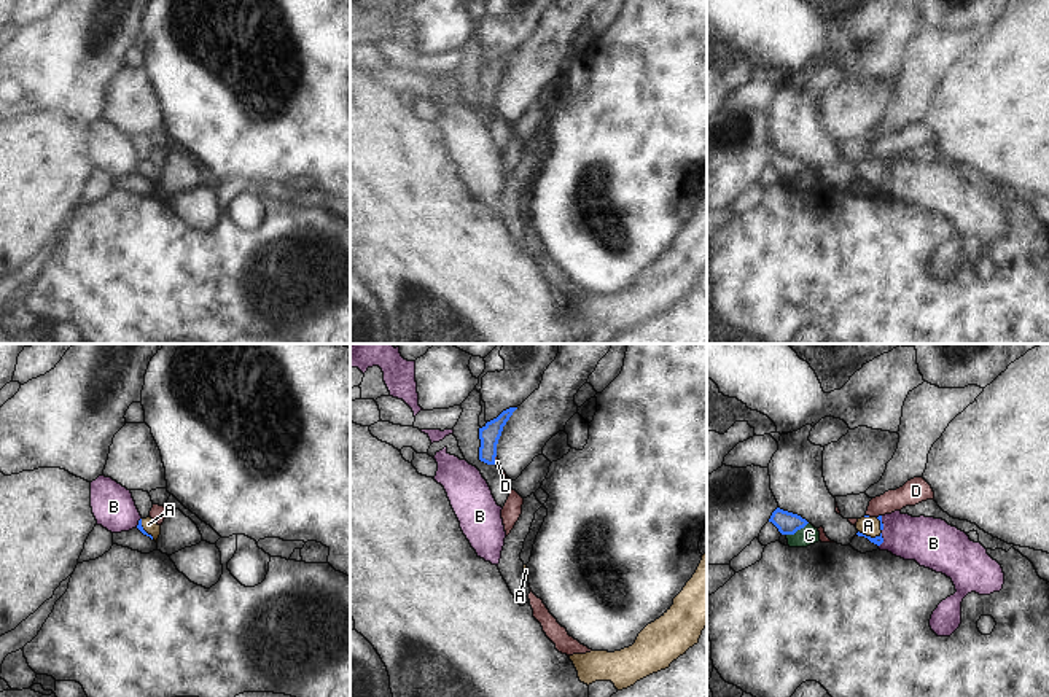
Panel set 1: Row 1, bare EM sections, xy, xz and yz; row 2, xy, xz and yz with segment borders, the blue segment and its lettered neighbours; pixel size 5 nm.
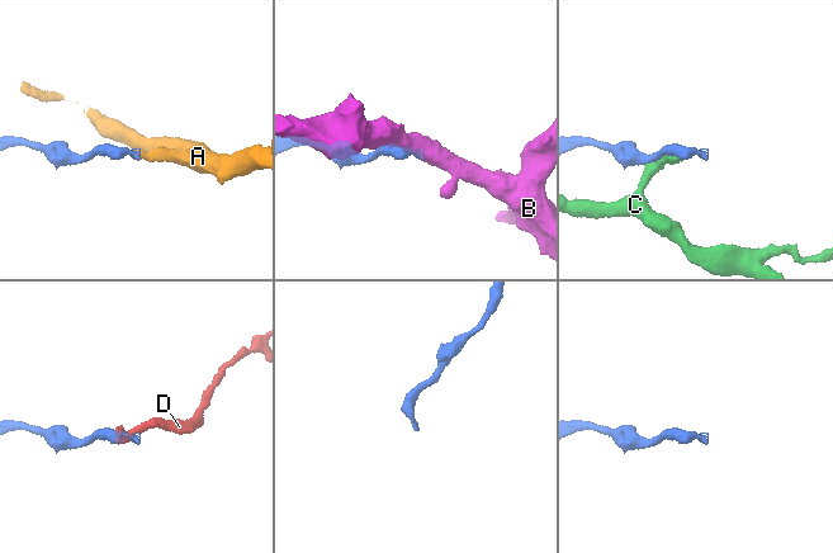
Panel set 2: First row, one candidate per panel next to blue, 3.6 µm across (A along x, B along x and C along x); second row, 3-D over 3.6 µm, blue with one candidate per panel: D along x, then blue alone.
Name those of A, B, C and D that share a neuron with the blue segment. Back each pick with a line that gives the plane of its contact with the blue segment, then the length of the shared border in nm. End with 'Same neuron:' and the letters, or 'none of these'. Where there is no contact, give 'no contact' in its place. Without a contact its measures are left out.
A: contact in yz; length 130 nm
Same neuron: A

